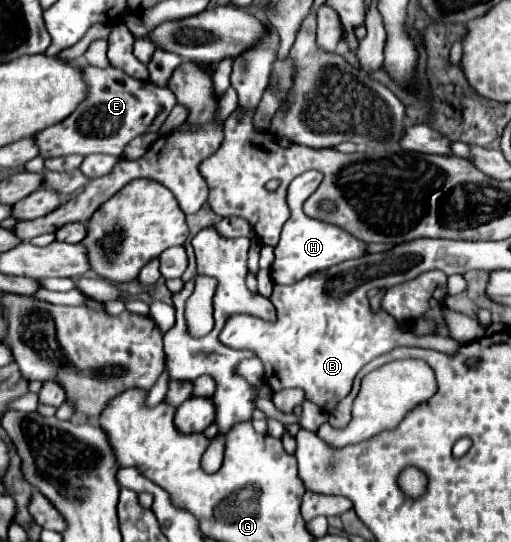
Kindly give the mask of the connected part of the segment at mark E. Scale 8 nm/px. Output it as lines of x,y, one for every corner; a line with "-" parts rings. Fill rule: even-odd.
81,67
83,81
87,83
87,99
63,121
35,133
39,157
67,157
67,155
115,155
121,157
125,145
143,133
157,133
177,104
168,87
155,87
151,81
137,81
113,67

